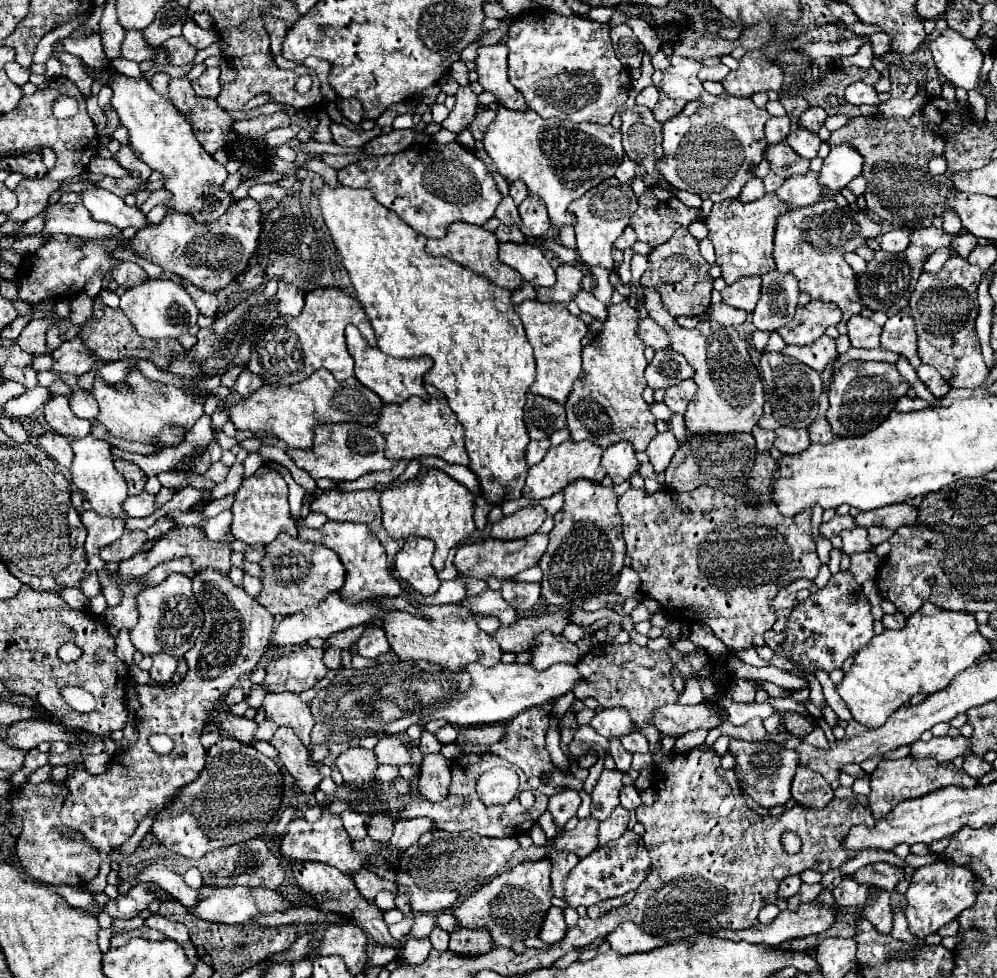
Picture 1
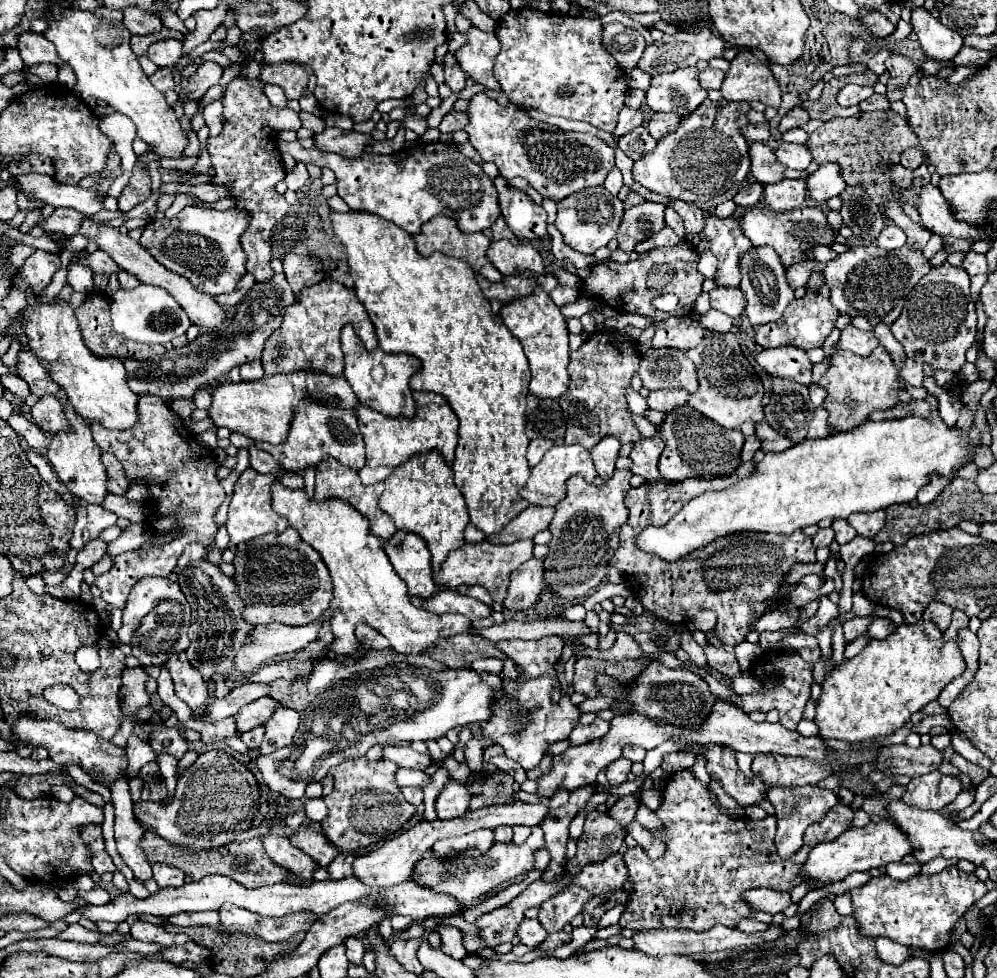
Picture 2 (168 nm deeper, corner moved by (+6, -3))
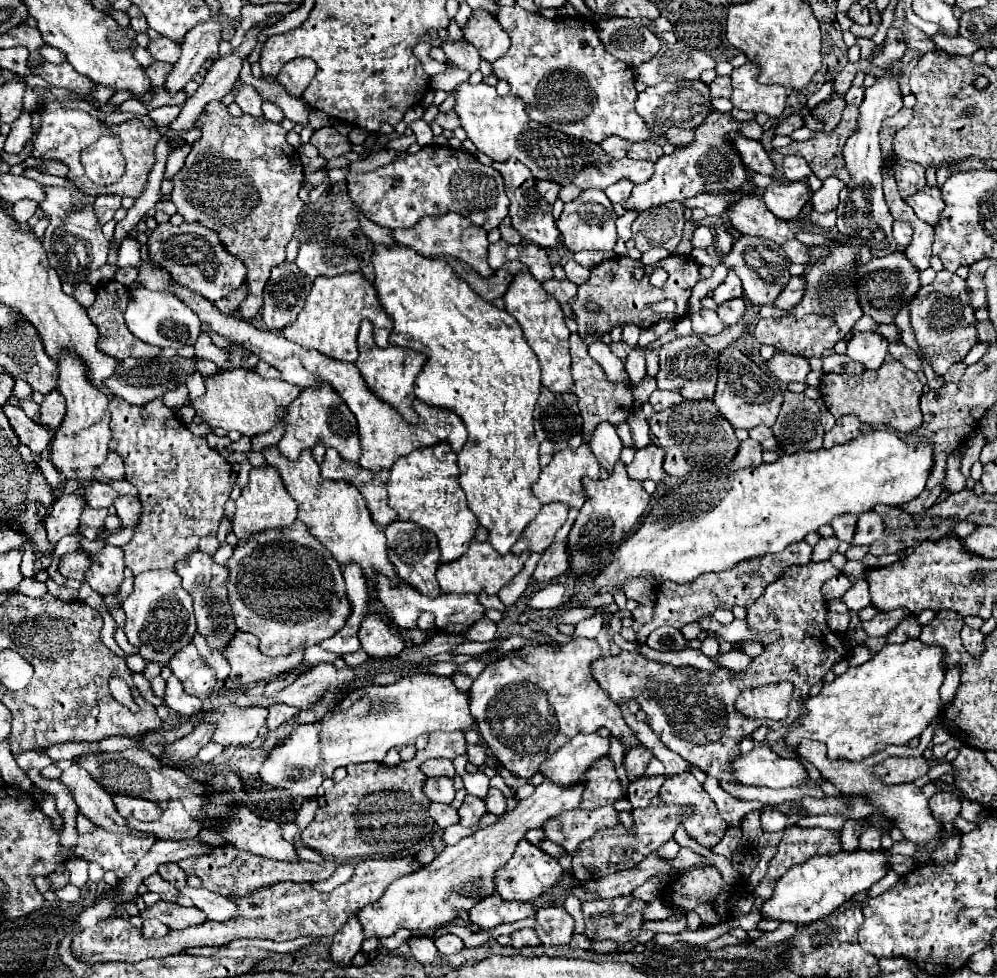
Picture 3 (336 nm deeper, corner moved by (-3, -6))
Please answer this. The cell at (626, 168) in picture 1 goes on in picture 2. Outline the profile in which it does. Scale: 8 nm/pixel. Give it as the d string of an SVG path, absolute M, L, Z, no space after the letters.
M612 169L610 173L608 173L608 177L606 177L606 181L604 181L604 187L612 193L612 195L618 195L618 191L620 191L620 187L622 187L622 173L620 173L620 169Z

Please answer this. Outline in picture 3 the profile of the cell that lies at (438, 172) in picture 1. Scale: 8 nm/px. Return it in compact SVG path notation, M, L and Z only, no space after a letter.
M425 146L417 154L399 154L391 164L381 166L367 174L349 174L347 176L347 188L349 196L353 198L355 206L361 210L361 214L385 228L411 228L415 226L423 216L441 216L447 212L457 212L461 216L467 216L475 226L481 226L483 230L493 230L501 224L501 220L507 216L509 198L505 196L505 186L501 174L493 166L483 166L473 154L465 150L455 150L451 146Z

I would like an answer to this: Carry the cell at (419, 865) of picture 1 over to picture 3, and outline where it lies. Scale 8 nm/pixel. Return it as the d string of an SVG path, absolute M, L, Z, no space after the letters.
M521 840L515 848L515 854L507 862L505 870L501 870L501 874L497 874L497 892L505 900L525 900L527 902L527 900L533 900L533 898L545 894L561 878L563 878L563 868L559 866L559 862L555 858L549 858L549 854L545 854L531 842Z

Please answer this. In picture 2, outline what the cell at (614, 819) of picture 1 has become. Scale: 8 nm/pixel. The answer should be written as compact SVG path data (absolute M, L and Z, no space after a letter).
M624 795L608 811L608 817L612 817L620 825L628 825L634 819L636 809L638 809L638 799L634 795Z

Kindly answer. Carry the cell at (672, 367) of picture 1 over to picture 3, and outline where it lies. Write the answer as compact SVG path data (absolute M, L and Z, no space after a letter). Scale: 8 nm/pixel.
M695 334L685 338L675 338L659 348L659 374L657 374L657 388L659 390L673 390L679 392L685 400L711 400L715 394L717 378L719 378L719 352L711 350L703 344L703 340Z

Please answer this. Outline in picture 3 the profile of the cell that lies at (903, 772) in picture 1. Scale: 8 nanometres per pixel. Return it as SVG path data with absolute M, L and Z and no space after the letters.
M939 792L929 800L929 806L937 820L951 822L957 818L957 814L961 810L961 800L951 792Z

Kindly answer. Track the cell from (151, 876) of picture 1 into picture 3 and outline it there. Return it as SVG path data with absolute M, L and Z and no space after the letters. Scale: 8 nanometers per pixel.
M161 864L157 868L157 874L163 880L167 880L169 884L173 884L177 890L183 888L183 886L187 886L187 876L185 876L185 872L177 864Z

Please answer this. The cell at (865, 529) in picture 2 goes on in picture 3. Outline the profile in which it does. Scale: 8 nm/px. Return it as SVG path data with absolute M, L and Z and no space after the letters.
M869 510L869 514L861 514L857 528L855 528L853 544L855 546L871 546L875 540L879 540L883 536L883 528L885 526L881 526L881 518L877 512Z

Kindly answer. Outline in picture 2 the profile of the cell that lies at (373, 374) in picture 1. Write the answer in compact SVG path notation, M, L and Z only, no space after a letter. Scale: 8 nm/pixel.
M346 325L342 329L342 351L344 351L344 359L346 359L346 367L344 367L344 377L348 379L348 383L352 385L352 391L356 393L358 401L370 409L376 409L384 415L390 417L398 417L398 415L406 415L412 417L416 413L416 401L412 397L412 389L410 389L410 377L420 369L420 361L412 355L388 355L380 349L374 351L366 351L362 341L356 337L354 329L350 325Z

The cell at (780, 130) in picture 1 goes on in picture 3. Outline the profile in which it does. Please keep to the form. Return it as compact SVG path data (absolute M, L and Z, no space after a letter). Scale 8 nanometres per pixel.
M749 120L749 122L741 122L741 130L739 130L745 138L753 138L753 140L759 140L763 136L763 128L755 122L755 120Z

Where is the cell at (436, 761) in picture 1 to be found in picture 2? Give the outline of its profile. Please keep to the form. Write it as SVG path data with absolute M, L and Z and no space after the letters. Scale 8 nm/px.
M448 777L448 781L440 789L436 803L434 803L436 815L440 819L452 819L452 817L464 815L468 809L468 795L466 793L468 791L466 791L464 783L458 783L452 777Z

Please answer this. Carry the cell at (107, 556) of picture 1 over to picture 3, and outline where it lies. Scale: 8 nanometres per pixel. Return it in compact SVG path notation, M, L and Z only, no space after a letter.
M83 550L73 552L73 554L63 554L59 558L59 572L65 578L77 578L79 582L83 582L87 568L89 568L89 554Z

